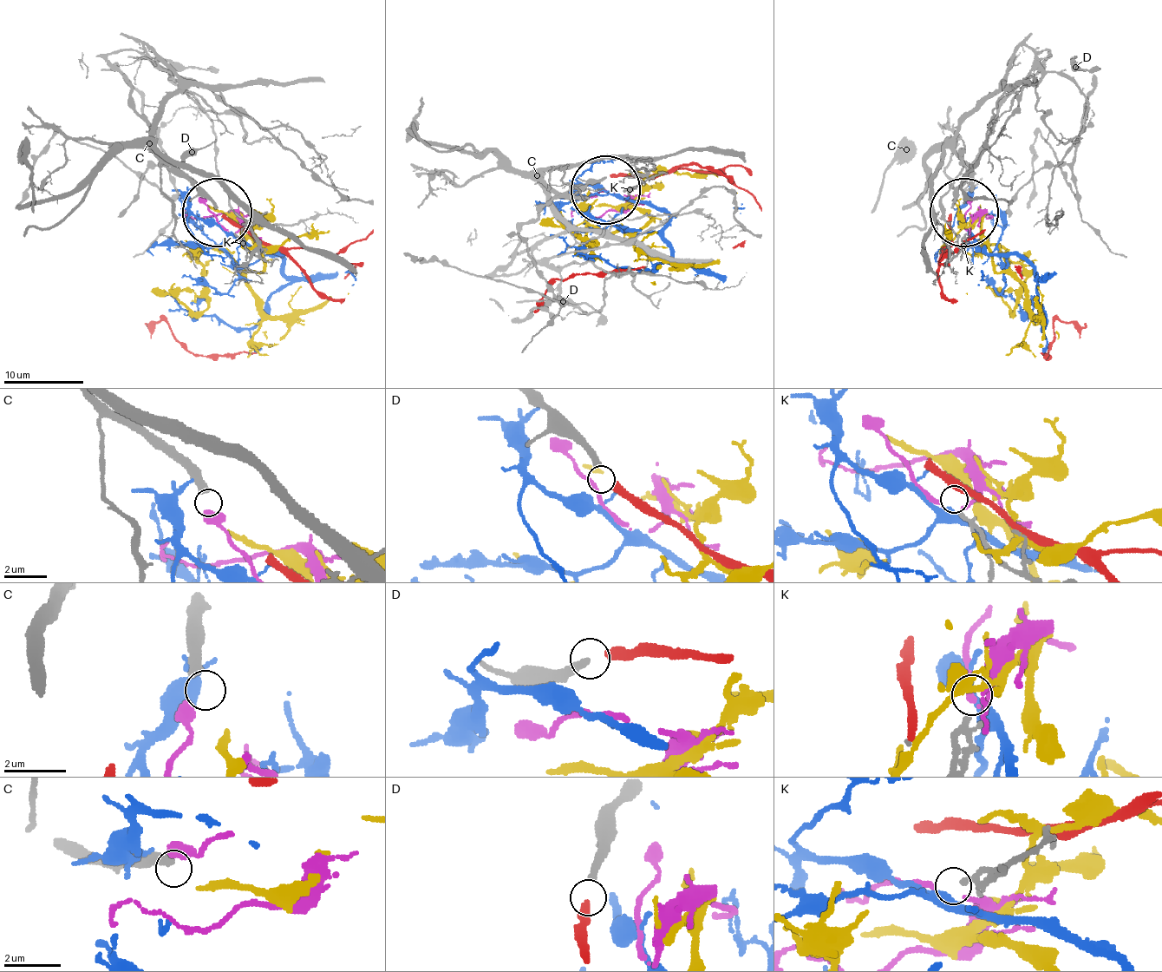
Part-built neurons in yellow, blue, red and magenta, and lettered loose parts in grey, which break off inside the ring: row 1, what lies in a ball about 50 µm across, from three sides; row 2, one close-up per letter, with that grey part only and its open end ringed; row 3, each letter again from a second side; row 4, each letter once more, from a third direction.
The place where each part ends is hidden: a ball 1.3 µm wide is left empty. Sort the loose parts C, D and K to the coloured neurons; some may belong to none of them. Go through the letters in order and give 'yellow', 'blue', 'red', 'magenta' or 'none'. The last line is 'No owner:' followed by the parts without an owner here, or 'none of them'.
C: none
D: red
K: none
No owner: C, K

